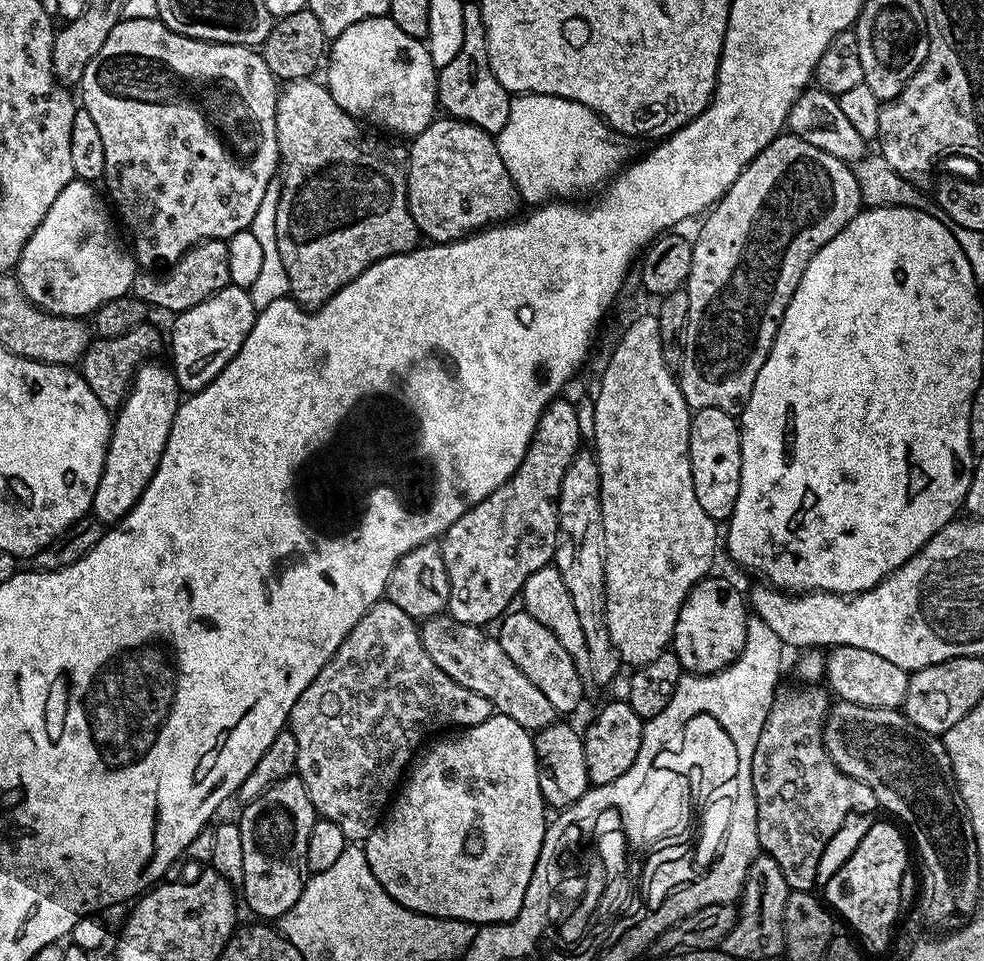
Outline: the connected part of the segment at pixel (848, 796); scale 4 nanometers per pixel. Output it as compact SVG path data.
M820 686L781 687L777 691L772 708L768 711L762 734L758 734L758 746L754 746L752 759L752 789L756 799L756 829L760 852L778 862L782 878L794 892L812 892L820 876L820 863L828 843L840 832L851 812L877 811L874 790L862 781L850 778L838 766L834 766L824 749L824 720L830 707L829 693Z

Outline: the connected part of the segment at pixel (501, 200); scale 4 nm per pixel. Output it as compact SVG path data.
M433 119L431 126L419 132L411 141L408 153L408 205L421 237L437 244L449 244L452 240L463 240L489 226L511 221L522 201L498 155L493 133L467 124L465 120L440 119Z

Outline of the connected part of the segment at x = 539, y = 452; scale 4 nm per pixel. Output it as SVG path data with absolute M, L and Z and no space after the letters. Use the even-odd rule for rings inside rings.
M557 398L545 408L540 416L540 420L536 424L536 429L532 435L532 441L528 444L526 454L522 458L522 462L518 466L518 470L507 480L502 486L498 486L498 490L494 490L494 494L490 494L482 502L478 502L478 506L474 506L470 510L466 510L466 514L462 514L462 518L458 518L458 522L454 522L454 526L450 526L450 530L446 530L442 539L439 541L442 550L442 562L446 562L446 578L450 582L450 594L448 595L447 615L456 619L458 622L474 624L479 626L487 626L486 624L499 621L501 617L509 611L512 599L514 601L521 595L521 588L526 580L534 574L535 571L542 570L543 567L553 563L556 554L556 531L558 530L558 514L556 513L556 499L562 490L562 478L566 474L566 470L570 466L572 459L581 451L580 439L582 433L580 423L578 422L578 414L576 413L577 405L571 404L565 398Z

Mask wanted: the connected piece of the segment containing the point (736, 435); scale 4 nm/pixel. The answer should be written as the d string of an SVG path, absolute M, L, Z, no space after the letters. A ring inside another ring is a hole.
M702 408L693 415L690 426L690 466L694 478L694 494L698 494L698 502L706 514L717 522L727 521L734 510L734 502L738 502L740 479L742 478L742 450L740 449L740 425L737 417L726 410Z

